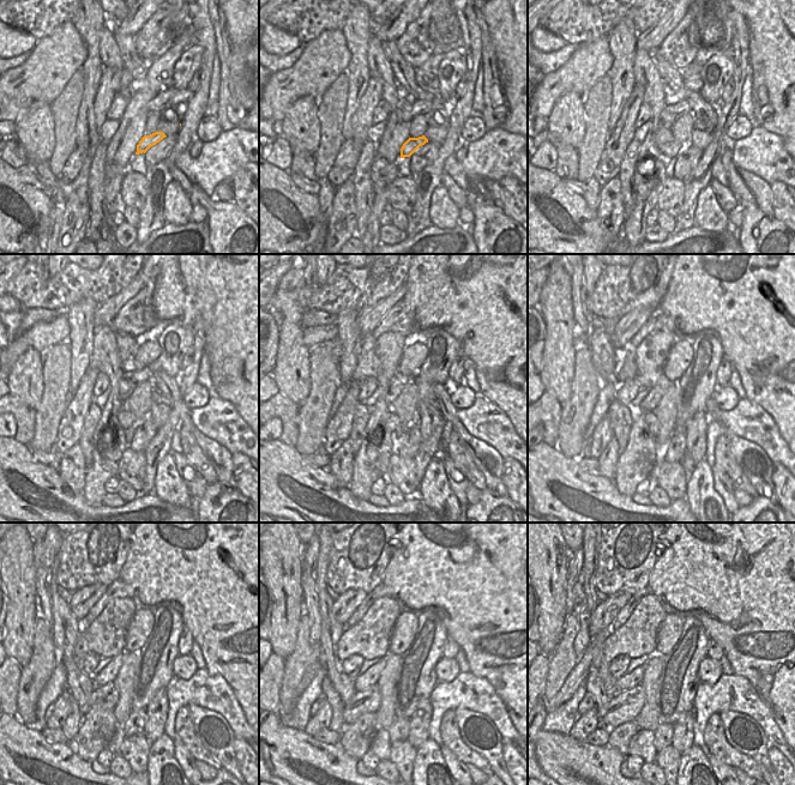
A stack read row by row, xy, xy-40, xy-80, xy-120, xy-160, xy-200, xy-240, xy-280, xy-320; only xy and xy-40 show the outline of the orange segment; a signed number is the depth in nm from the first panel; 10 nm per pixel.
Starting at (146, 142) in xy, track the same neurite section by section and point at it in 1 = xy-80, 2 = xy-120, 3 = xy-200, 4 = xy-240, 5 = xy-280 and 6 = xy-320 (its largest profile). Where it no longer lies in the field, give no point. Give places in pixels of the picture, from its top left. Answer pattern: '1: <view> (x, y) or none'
1: xy-80 (668, 151)
2: xy-120 (127, 420)
3: xy-200 (651, 424)
4: xy-240 (108, 694)
5: xy-280 (368, 700)
6: xy-320 (625, 706)

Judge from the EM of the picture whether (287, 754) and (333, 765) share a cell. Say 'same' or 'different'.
same

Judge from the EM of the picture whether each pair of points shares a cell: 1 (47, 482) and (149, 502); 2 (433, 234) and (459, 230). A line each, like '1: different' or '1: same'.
1: same
2: same

